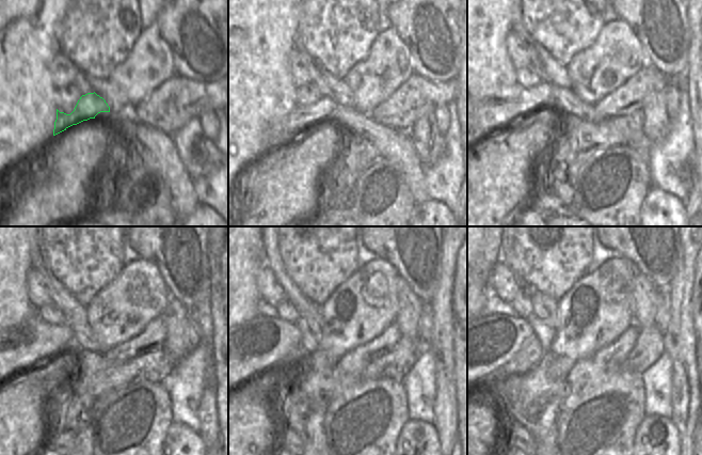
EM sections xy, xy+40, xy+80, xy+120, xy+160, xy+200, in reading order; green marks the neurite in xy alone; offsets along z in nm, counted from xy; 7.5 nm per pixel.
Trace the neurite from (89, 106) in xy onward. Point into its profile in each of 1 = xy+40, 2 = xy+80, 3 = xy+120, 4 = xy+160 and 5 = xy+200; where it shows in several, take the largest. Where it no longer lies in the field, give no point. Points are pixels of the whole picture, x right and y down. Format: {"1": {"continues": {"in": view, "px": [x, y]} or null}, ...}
{"1": {"continues": {"in": "xy+40", "px": [321, 110]}}, "2": {"continues": {"in": "xy+80", "px": [514, 104]}}, "3": {"continues": {"in": "xy+120", "px": [13, 350]}}, "4": {"continues": {"in": "xy+160", "px": [251, 346]}}, "5": {"continues": {"in": "xy+200", "px": [489, 342]}}}

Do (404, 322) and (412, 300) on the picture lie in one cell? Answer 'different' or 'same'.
same

